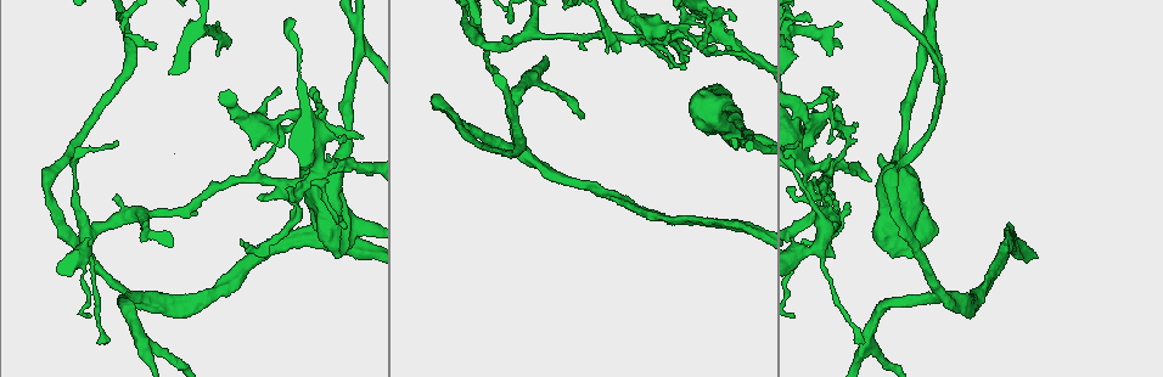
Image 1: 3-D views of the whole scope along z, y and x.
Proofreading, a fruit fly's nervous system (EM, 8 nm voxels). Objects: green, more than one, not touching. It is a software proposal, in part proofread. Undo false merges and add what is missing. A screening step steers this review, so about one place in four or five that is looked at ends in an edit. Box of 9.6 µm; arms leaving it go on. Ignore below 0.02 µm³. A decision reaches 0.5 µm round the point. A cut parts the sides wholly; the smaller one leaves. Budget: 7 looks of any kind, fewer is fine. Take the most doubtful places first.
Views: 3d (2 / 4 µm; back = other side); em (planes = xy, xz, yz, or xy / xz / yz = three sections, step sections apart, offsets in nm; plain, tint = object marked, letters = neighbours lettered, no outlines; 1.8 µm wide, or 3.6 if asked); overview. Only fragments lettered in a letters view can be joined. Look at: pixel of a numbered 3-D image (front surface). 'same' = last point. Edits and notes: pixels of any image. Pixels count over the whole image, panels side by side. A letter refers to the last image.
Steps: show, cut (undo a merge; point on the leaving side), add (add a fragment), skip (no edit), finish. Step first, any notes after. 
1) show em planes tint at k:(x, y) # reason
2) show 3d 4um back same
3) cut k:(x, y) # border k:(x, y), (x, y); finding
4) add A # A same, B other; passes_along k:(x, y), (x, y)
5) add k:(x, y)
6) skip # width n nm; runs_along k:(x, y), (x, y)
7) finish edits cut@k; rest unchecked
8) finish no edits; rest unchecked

show 3d 4um at 1:(745, 136) # two arms in line, one across

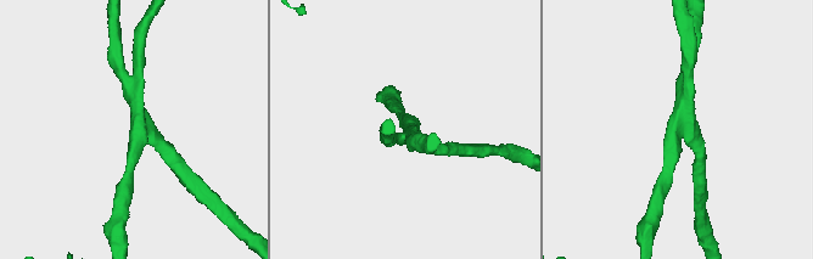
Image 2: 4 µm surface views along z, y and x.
show em planes letters at 2:(675, 129)

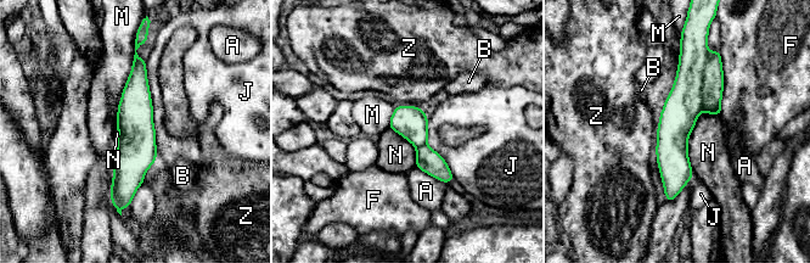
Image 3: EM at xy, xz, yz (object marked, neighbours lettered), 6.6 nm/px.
cut 3:(713, 83) # width 220 nm; A other, B other, F other, J other, M other, N other, Z other; border 3:(708, 52), (702, 71), (702, 108); a second cell is stuck on

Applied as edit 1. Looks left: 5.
show em yz step 16 tint at 1:(714, 35) # sudden change in width

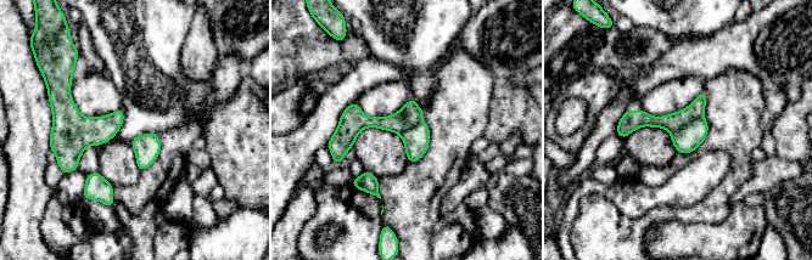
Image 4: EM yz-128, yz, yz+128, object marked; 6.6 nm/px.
show em yz step 16 letters same # what lies round it

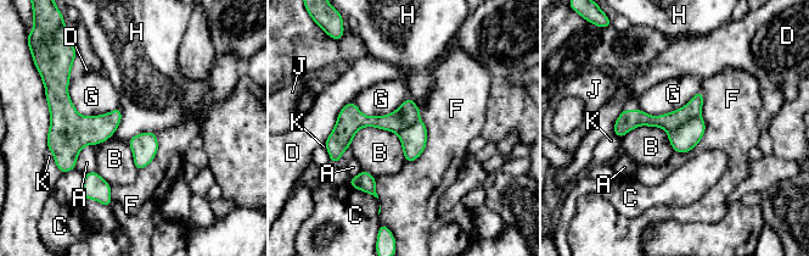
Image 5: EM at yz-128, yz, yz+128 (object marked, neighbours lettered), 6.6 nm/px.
cut 5:(683, 139) # longest_contact F 440 nm; A other, B other, C other, D other, F other, G other, H other, J other, K other; two cells meet here

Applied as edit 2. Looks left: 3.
show overview # redraw

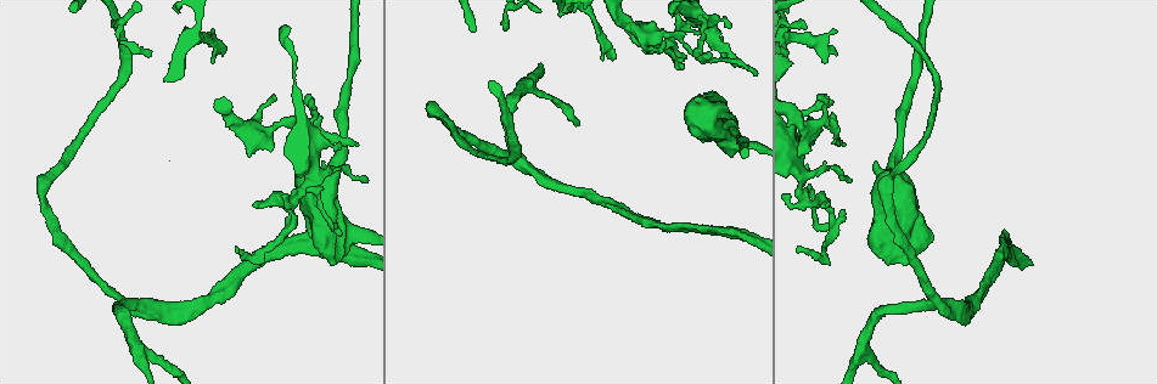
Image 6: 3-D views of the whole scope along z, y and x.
show em xy step 4 tint at 6:(706, 226) # branch stops here

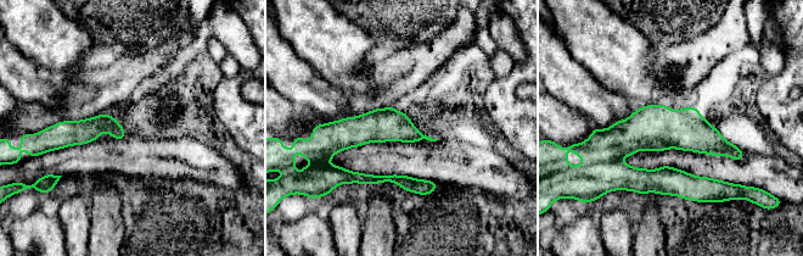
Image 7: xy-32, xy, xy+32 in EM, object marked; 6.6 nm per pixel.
show em planes letters same

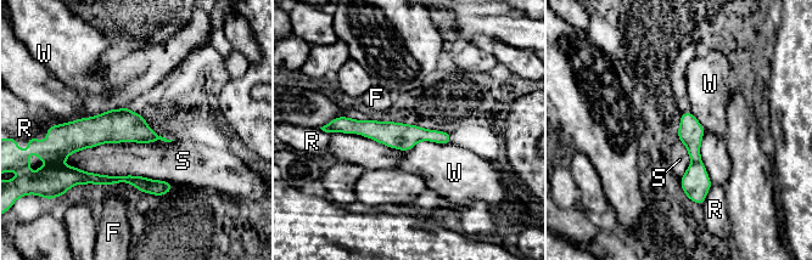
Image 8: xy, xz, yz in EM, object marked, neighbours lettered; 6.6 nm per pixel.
add S # F other, R other, S same, W other; passes_along 8:(117, 125), (117, 142), (150, 160); the cell continues

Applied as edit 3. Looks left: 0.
finish edits cut@3, cut@5, add@8; rest unchecked

